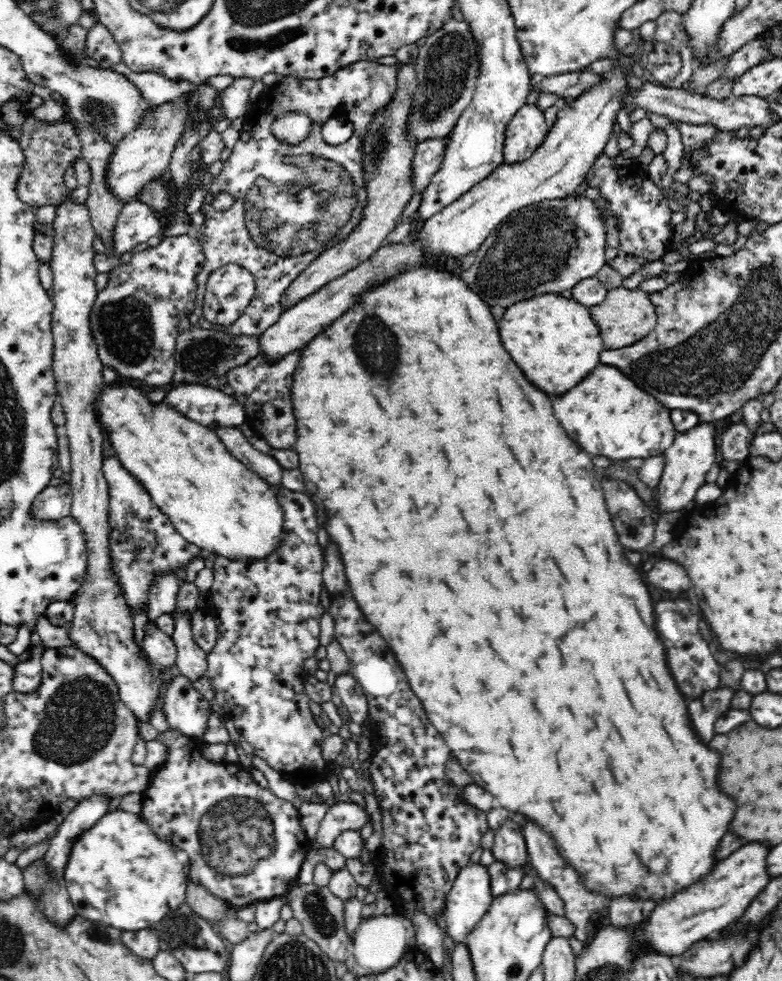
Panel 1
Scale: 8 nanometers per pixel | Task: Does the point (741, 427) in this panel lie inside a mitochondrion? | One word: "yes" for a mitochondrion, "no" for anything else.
no

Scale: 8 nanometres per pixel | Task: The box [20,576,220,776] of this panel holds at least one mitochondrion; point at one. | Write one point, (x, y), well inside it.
(76, 723)

